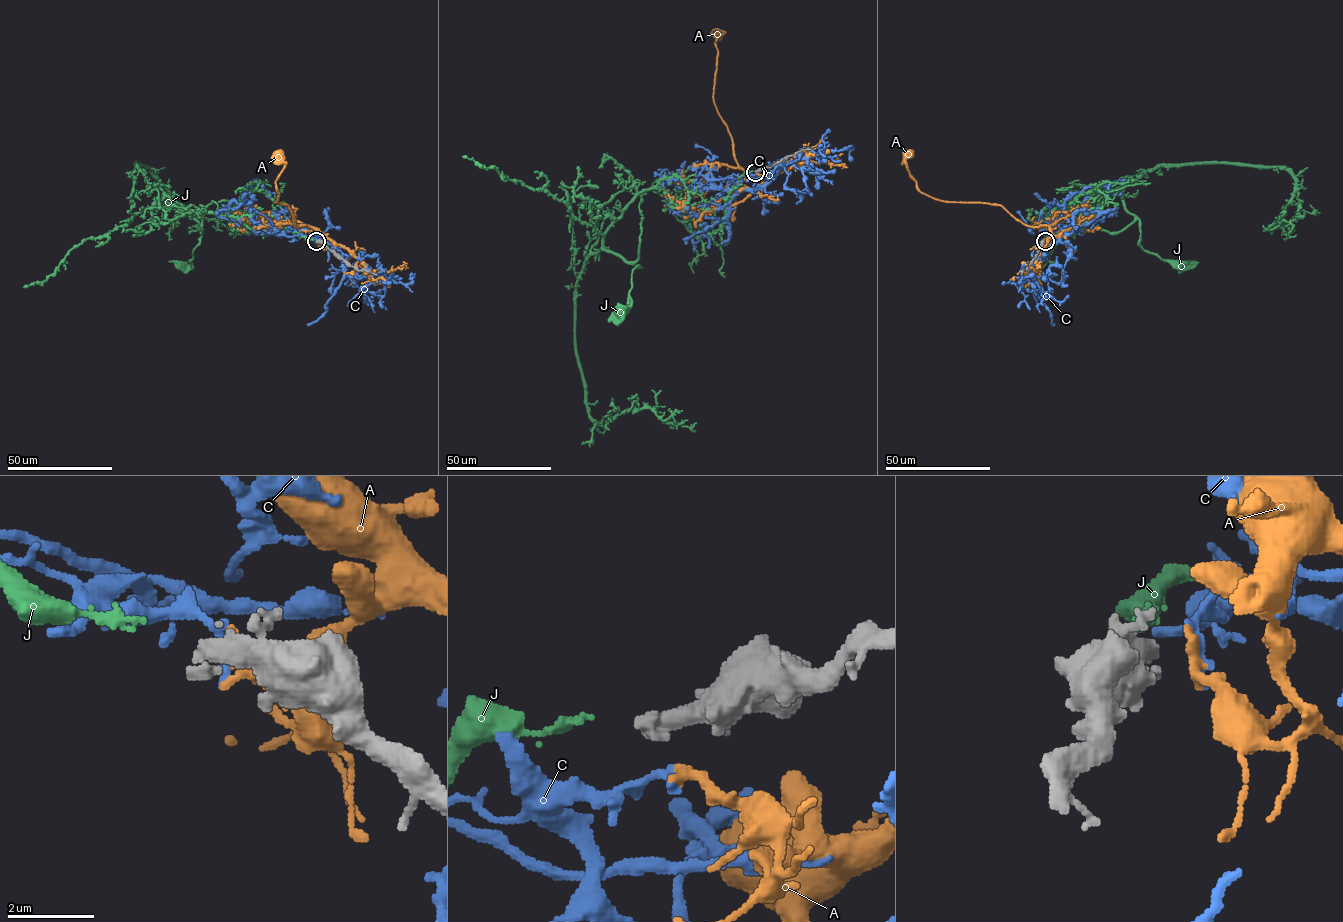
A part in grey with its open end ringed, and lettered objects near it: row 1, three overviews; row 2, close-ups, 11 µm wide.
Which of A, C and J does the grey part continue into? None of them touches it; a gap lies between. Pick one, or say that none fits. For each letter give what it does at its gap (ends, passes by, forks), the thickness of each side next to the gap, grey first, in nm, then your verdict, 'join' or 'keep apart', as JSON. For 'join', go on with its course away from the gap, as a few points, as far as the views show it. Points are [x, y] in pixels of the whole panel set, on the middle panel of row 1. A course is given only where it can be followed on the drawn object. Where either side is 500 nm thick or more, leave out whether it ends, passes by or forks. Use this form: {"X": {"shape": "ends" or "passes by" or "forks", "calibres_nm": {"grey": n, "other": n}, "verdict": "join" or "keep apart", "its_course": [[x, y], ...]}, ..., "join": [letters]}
{"A": {"shape": "passes by", "calibres_nm": {"grey": 320, "other": 160}, "verdict": "keep apart"}, "C": {"shape": "forks", "calibres_nm": {"grey": 320, "other": 160}, "verdict": "keep apart"}, "J": {"shape": "ends", "calibres_nm": {"grey": 320, "other": 180}, "verdict": "keep apart"}, "join": []}

